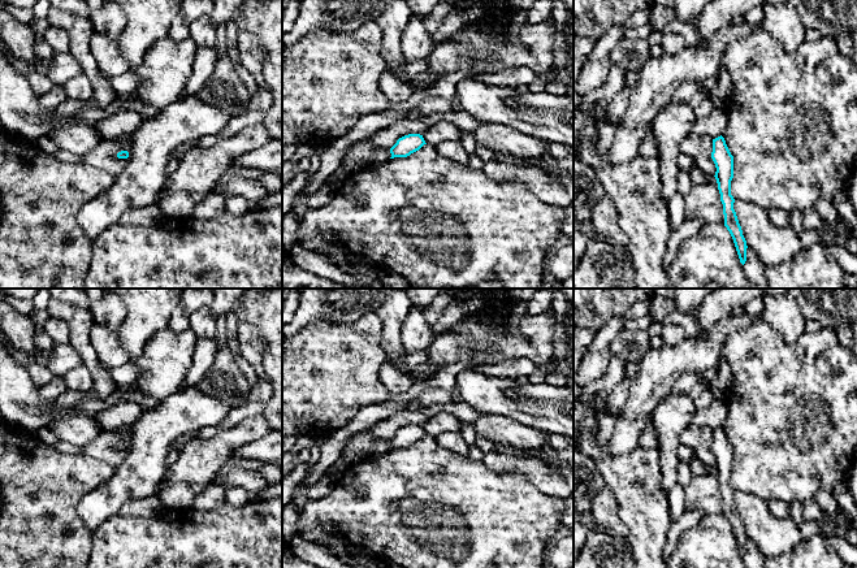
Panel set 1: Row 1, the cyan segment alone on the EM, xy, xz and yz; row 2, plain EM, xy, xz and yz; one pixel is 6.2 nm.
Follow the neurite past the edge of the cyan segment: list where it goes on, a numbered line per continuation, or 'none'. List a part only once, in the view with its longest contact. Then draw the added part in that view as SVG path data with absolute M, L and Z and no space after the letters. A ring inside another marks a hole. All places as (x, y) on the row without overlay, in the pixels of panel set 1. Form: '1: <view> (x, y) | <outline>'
none

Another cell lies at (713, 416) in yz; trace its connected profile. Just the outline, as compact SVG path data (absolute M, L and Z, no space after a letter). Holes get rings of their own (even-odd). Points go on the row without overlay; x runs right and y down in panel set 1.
M714 399L709 407L696 411L692 424L700 428L706 426L710 428L711 430L715 430L724 424L727 415L728 415L727 400Z

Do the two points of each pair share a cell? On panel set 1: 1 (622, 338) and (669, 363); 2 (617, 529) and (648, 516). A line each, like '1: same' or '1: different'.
1: different
2: different

